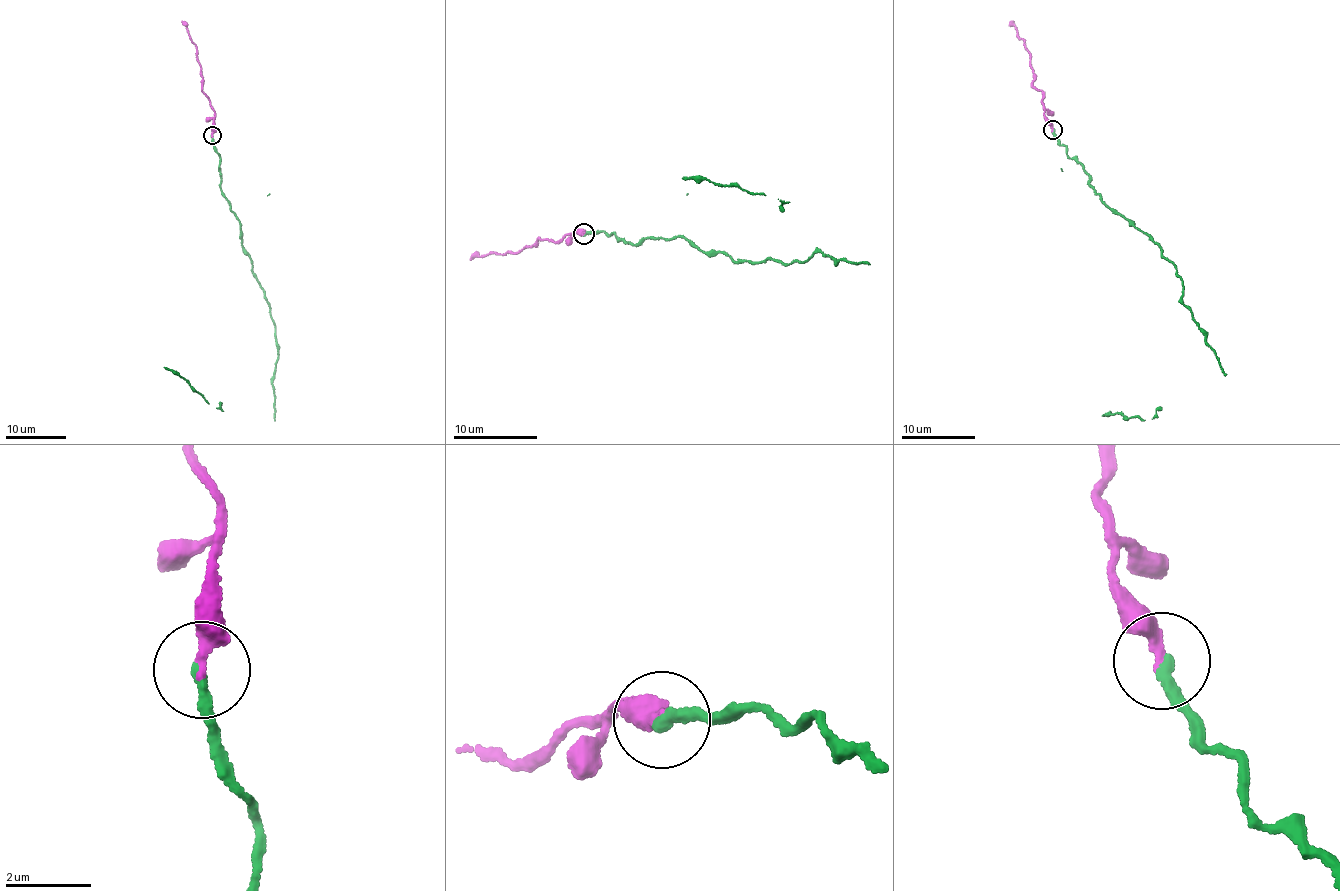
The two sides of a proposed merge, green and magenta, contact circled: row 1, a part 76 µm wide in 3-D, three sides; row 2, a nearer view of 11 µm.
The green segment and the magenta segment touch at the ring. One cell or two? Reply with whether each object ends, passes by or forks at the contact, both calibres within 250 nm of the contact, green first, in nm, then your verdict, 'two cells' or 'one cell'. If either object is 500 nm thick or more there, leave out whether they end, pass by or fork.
green ends; magenta ends; calibres 300 and 320 nm; one cell

